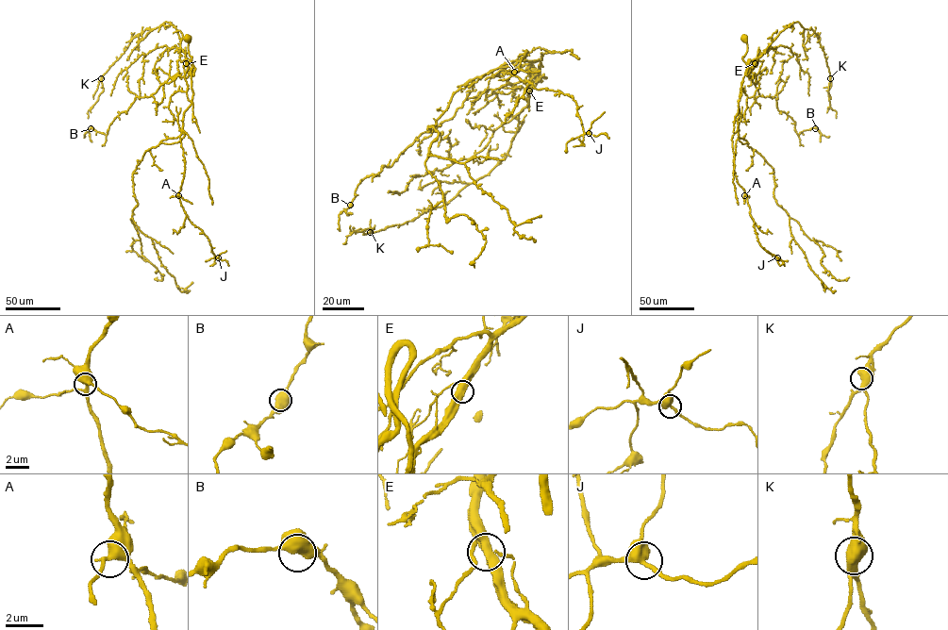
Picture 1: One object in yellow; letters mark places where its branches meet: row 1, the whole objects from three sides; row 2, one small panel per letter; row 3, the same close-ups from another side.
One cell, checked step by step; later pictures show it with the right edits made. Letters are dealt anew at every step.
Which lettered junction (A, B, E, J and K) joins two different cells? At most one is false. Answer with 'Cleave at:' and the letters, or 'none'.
Cleave at: none

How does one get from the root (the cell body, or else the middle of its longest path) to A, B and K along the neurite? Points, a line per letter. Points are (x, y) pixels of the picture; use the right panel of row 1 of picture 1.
A: (743, 39), (746, 74), (750, 71), (749, 66), (739, 102), (734, 168), (744, 195)
B: (743, 39), (746, 74), (749, 66), (758, 94), (774, 97), (798, 135), (815, 128)
K: (743, 39), (747, 50), (742, 58), (748, 67), (747, 74), (778, 34), (798, 22), (818, 36), (830, 78)

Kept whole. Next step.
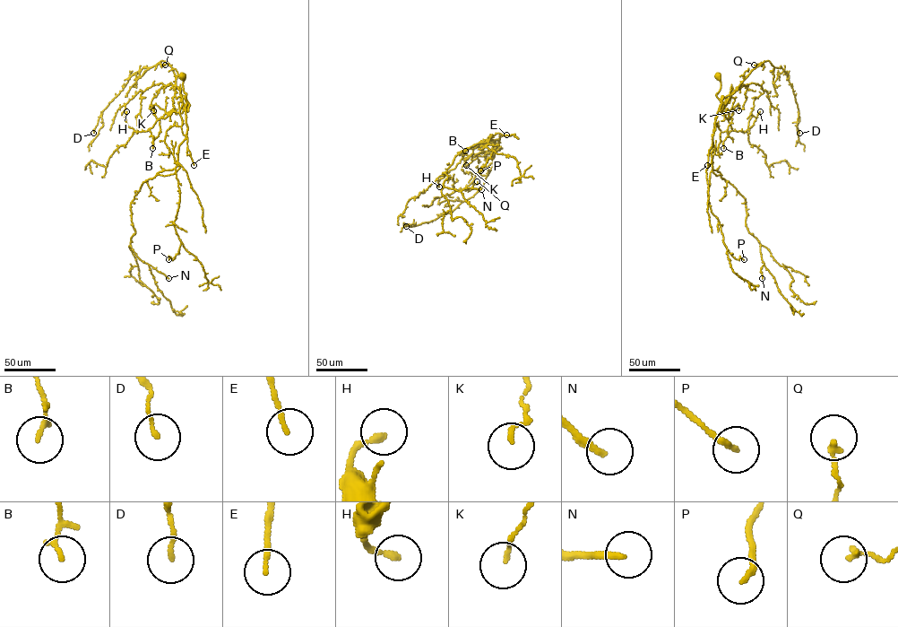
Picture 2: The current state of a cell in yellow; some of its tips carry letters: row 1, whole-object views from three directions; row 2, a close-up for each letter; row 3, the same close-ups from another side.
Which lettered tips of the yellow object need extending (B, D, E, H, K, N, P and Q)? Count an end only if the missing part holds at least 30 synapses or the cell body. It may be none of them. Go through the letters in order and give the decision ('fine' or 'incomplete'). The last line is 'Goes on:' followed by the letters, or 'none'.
B: fine
D: fine
E: fine
H: fine
K: fine
N: incomplete
P: fine
Q: fine
Goes on: N

